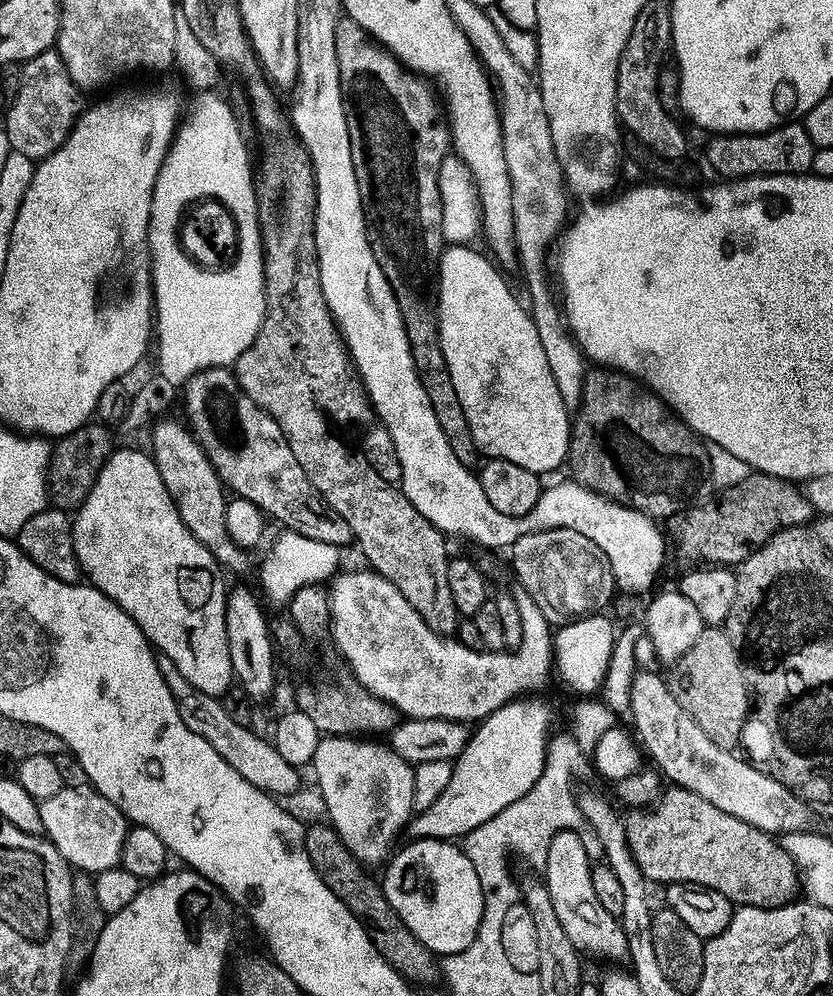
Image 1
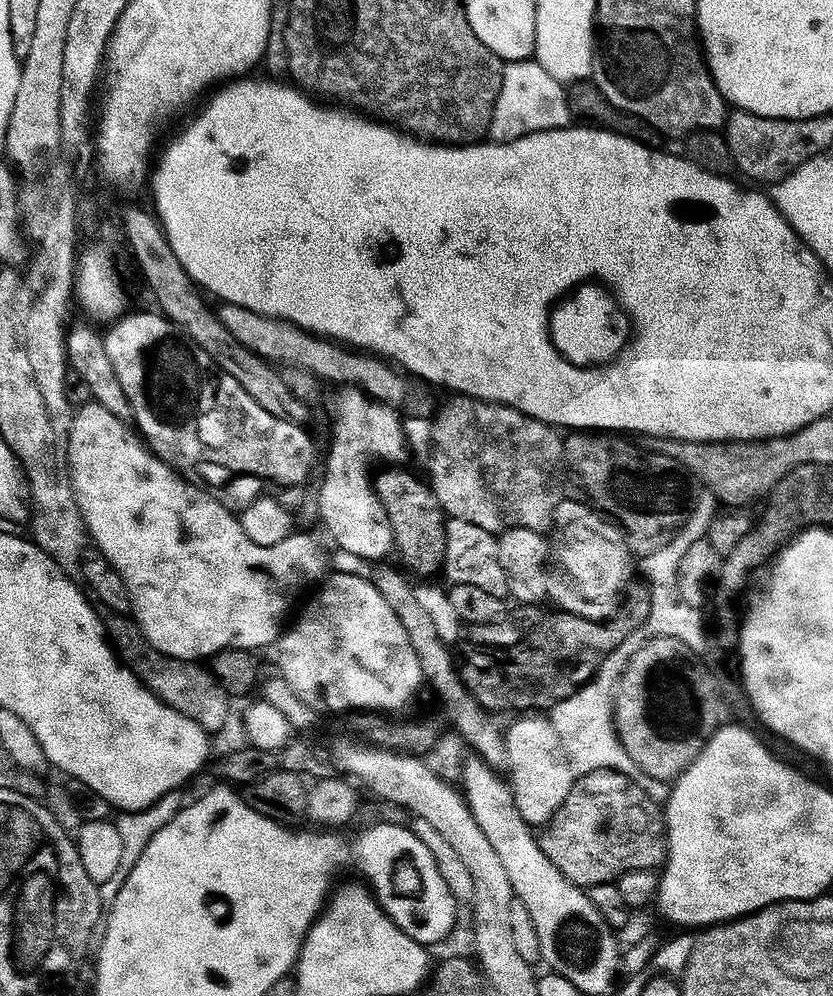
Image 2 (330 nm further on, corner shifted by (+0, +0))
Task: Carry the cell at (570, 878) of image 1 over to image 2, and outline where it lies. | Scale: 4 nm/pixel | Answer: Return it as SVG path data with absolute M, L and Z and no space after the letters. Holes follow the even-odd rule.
M544 714L521 716L524 717L514 721L512 729L508 728L505 735L505 744L509 752L507 771L512 774L512 797L526 823L530 826L544 826L560 809L566 794L570 794L574 773L568 767L568 760L560 749L560 739L551 719Z

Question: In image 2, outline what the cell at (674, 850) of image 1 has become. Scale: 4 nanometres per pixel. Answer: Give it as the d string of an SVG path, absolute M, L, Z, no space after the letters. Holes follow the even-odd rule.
M603 768L577 775L570 794L543 832L538 843L546 858L570 883L585 890L595 884L613 883L623 872L659 869L666 859L661 805L656 805L623 771Z

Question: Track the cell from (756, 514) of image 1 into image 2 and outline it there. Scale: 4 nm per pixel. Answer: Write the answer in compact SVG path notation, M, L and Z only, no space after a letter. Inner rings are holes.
M633 583L621 597L620 607L613 616L606 620L581 620L573 612L553 611L553 616L545 618L541 624L527 629L519 642L507 649L502 655L499 648L481 647L476 652L468 652L464 661L459 661L459 678L468 688L468 692L480 703L481 707L493 713L504 712L507 708L524 708L520 710L551 710L559 700L565 700L579 688L583 688L589 680L599 672L602 662L616 647L621 646L626 638L639 633L643 629L650 614L651 594L643 583Z

